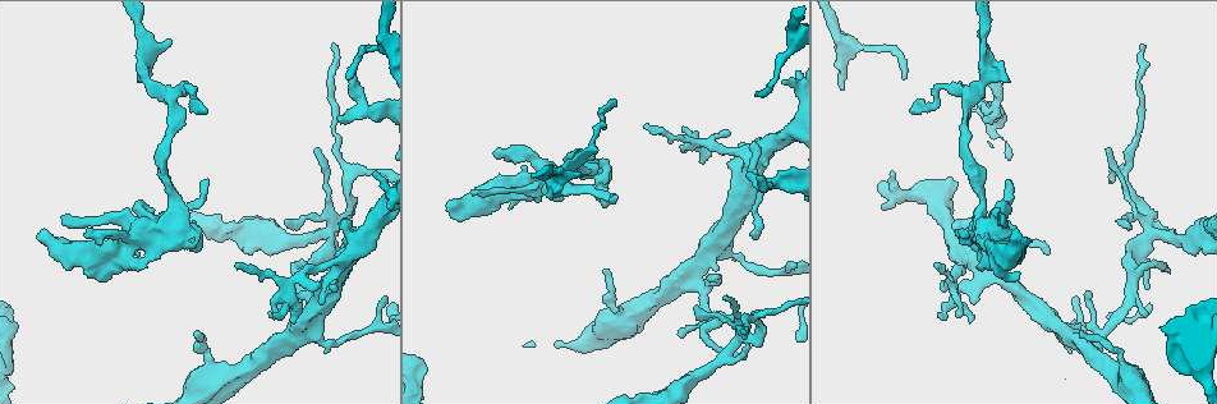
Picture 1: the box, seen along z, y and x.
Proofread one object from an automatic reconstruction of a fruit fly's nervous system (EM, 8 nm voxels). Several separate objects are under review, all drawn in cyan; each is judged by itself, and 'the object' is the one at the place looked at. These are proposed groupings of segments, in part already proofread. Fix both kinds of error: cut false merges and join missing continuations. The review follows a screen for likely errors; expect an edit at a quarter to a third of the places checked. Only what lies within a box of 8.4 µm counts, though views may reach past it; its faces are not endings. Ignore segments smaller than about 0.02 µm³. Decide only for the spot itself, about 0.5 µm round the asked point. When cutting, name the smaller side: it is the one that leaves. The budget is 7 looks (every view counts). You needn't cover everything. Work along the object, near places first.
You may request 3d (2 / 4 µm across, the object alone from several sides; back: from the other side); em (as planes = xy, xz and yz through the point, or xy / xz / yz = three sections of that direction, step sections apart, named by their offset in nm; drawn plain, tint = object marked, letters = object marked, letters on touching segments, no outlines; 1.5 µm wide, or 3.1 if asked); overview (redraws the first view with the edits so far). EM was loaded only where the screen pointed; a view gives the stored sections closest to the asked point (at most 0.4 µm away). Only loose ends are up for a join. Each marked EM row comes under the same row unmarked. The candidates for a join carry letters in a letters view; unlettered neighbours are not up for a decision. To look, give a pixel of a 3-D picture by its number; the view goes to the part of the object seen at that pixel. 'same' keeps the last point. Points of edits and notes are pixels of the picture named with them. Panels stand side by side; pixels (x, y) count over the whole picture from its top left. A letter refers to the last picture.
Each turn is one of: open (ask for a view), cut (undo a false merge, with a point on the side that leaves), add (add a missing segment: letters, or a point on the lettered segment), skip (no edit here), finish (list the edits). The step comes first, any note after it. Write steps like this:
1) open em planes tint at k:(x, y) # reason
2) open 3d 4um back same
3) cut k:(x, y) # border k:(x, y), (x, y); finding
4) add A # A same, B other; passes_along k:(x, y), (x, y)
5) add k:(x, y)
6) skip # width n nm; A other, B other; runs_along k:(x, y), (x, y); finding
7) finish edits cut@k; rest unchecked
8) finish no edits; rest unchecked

open em xz step 8 letters at 1:(170, 43) # free end

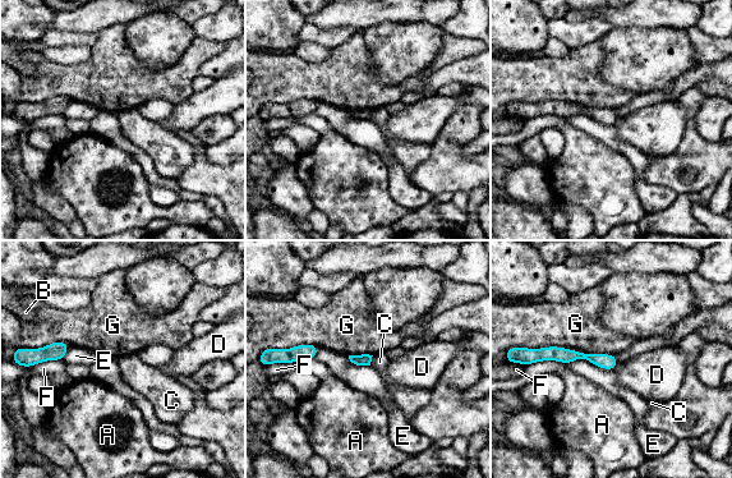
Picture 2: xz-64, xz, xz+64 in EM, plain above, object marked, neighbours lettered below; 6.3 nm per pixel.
open em planes letters same

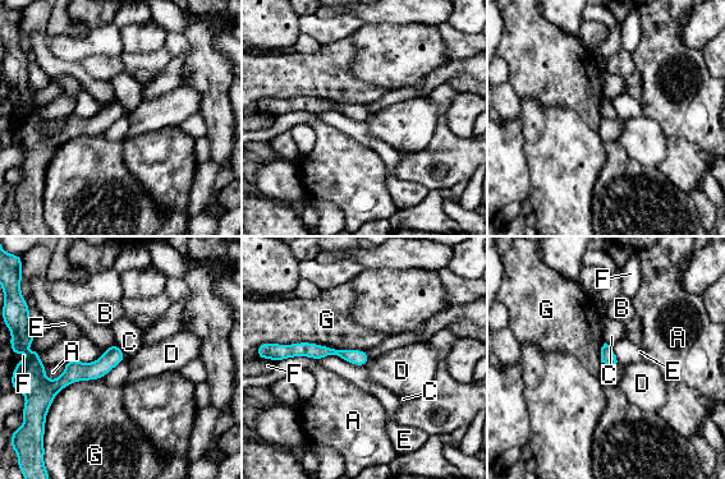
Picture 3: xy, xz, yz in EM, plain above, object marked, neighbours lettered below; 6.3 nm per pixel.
skip # A other, B other, C other, D other, E other, F other, G other; border 3:(370, 360), (366, 364); no lettered segment goes on from it

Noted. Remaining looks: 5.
open 3d 2um at 1:(1016, 233) # stops while still wide

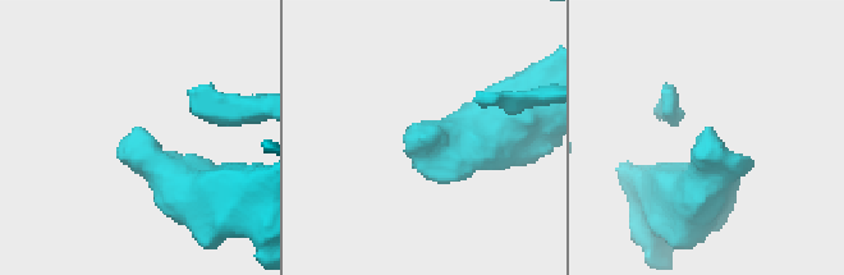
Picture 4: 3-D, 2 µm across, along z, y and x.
open em xy step 4 letters at 4:(704, 136) # now the EM

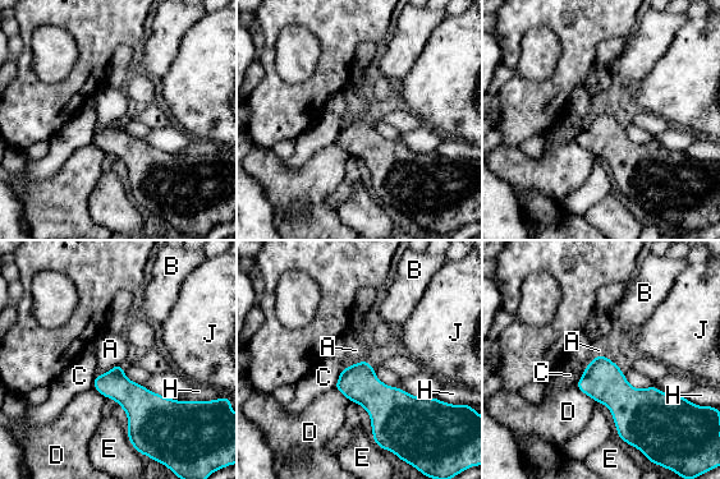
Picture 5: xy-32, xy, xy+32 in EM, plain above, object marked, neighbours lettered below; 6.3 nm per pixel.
open em xz step 8 letters same # another direction

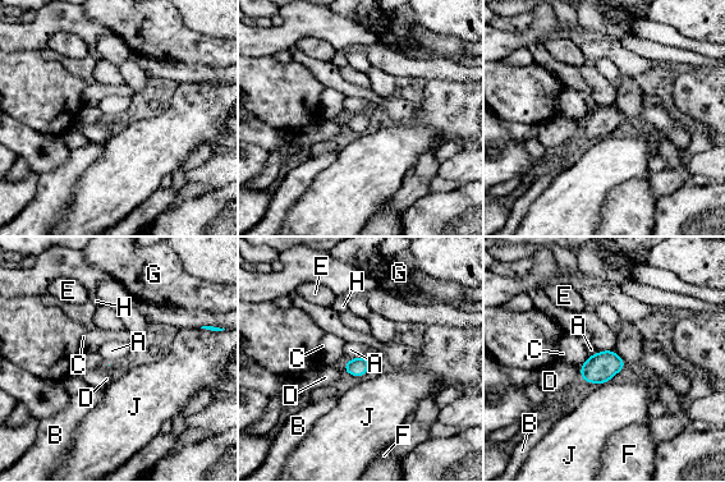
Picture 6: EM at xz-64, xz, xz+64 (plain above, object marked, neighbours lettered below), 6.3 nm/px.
skip # A other, B other, C other, D other, E other, F other, G other, H other, J other; border 6:(368, 356), (348, 359); none of them fits

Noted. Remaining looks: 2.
open em planes letters at 1:(985, 223) # small branch off a trunk

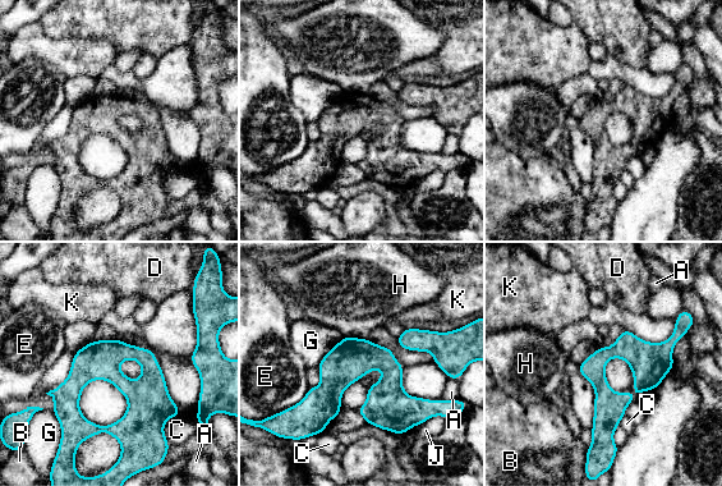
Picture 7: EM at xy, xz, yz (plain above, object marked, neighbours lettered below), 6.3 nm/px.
skip # A other, B other, C other, D other, E other, G other, H other, J other, K other; border 7:(76, 352), (68, 376), (45, 393); continuous, no second neuron

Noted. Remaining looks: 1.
finish no edits; rest unchecked

